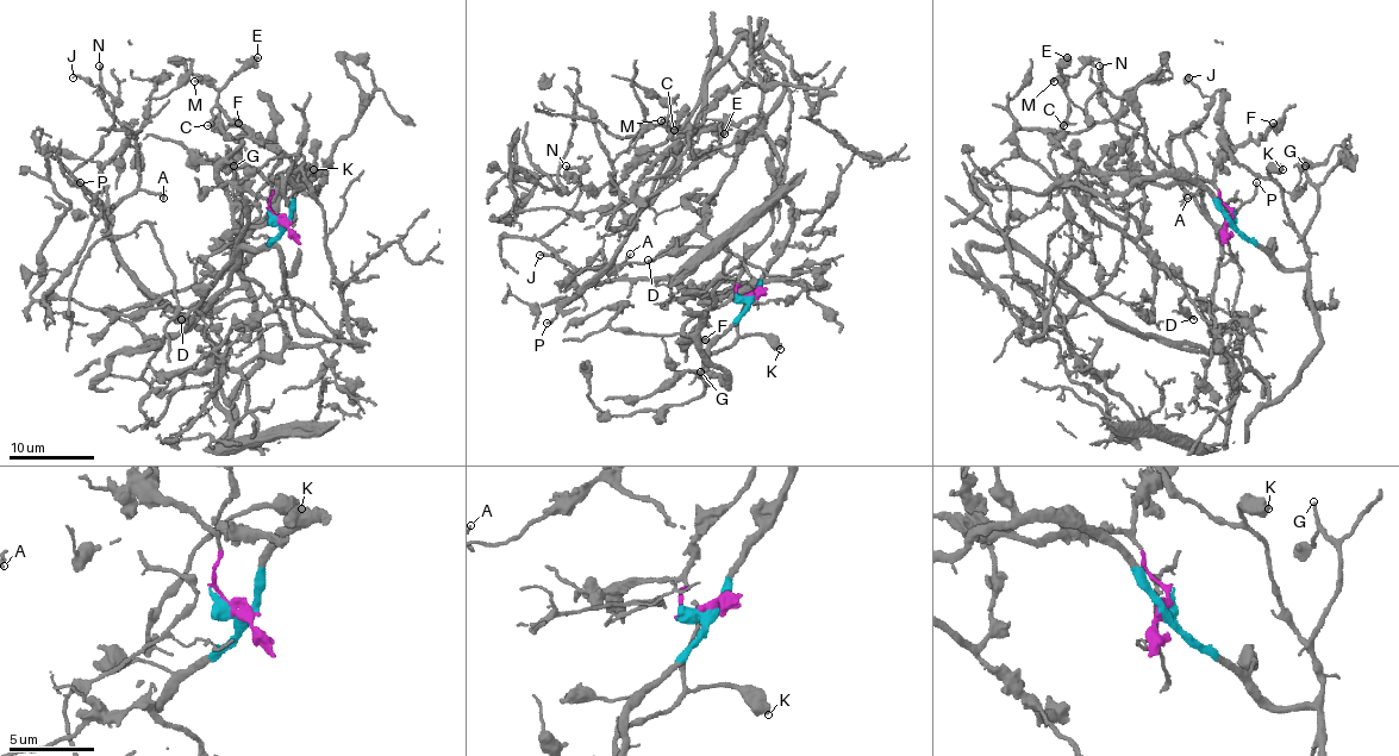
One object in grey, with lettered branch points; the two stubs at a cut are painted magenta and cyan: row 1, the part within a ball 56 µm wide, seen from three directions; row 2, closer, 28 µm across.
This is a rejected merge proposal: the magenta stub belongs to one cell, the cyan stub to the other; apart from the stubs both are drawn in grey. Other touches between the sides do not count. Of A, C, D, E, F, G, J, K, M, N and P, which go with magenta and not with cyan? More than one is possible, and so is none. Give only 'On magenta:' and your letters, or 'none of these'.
On magenta: C, D, E, F, M

